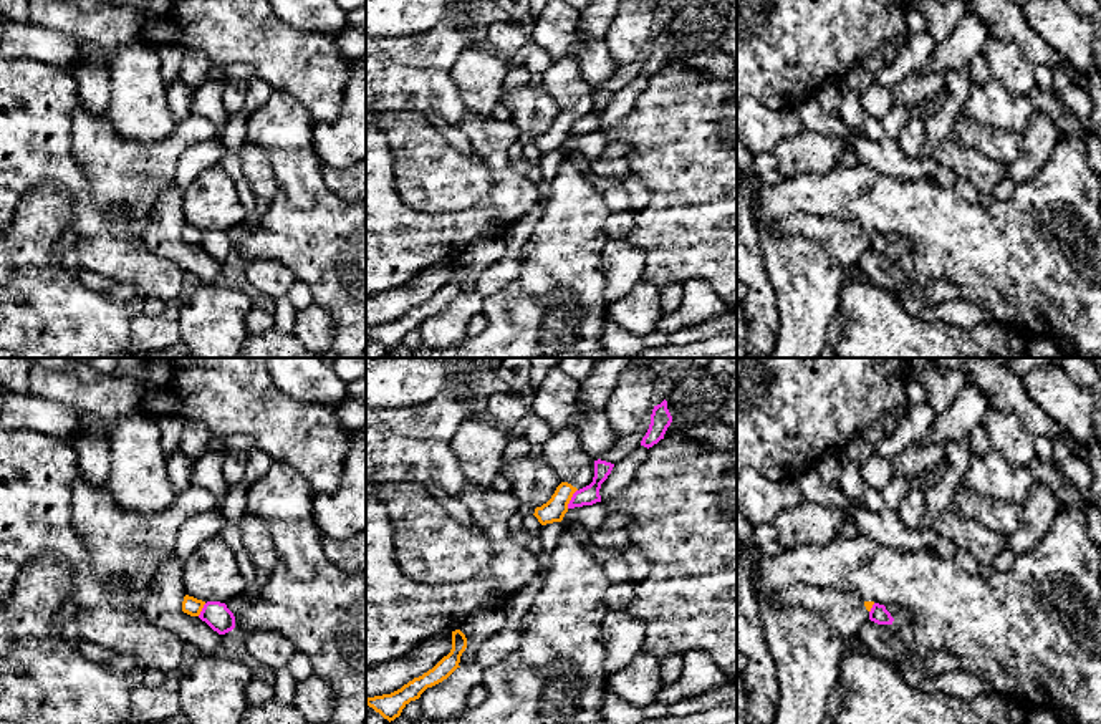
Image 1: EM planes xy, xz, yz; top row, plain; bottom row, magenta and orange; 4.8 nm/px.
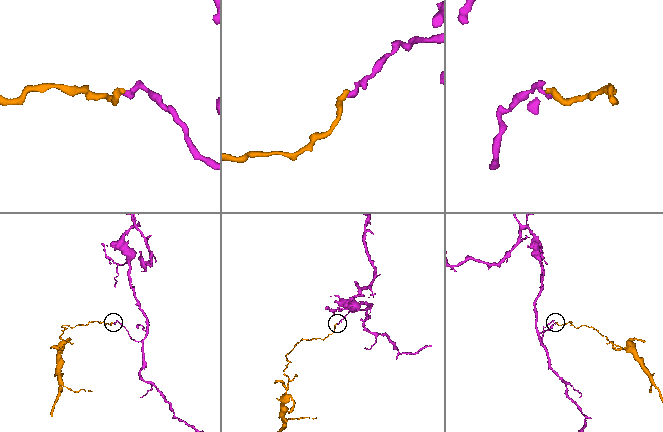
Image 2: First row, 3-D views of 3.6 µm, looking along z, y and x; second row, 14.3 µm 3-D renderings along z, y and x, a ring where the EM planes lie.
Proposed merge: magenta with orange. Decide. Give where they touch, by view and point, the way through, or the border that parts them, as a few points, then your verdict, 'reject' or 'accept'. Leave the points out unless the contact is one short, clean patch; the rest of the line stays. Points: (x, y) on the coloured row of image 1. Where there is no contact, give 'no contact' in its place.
xz (572, 499) | along xz (576, 489), (567, 507) | reject

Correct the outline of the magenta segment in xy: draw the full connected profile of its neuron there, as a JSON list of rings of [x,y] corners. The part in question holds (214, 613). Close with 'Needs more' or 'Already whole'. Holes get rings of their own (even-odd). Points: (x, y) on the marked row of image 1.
[[[207,601],[199,618],[219,635],[225,635],[235,628],[233,613],[227,608],[225,603],[220,601]]]. Already whole

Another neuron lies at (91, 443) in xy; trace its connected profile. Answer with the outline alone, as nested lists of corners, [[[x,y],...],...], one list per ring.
[[[79,411],[79,431],[70,439],[78,452],[78,474],[93,485],[104,485],[111,474],[111,442],[108,424],[99,418]]]

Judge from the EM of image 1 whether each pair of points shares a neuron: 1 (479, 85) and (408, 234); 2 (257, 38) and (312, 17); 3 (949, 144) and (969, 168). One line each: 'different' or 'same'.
1: different
2: different
3: same

